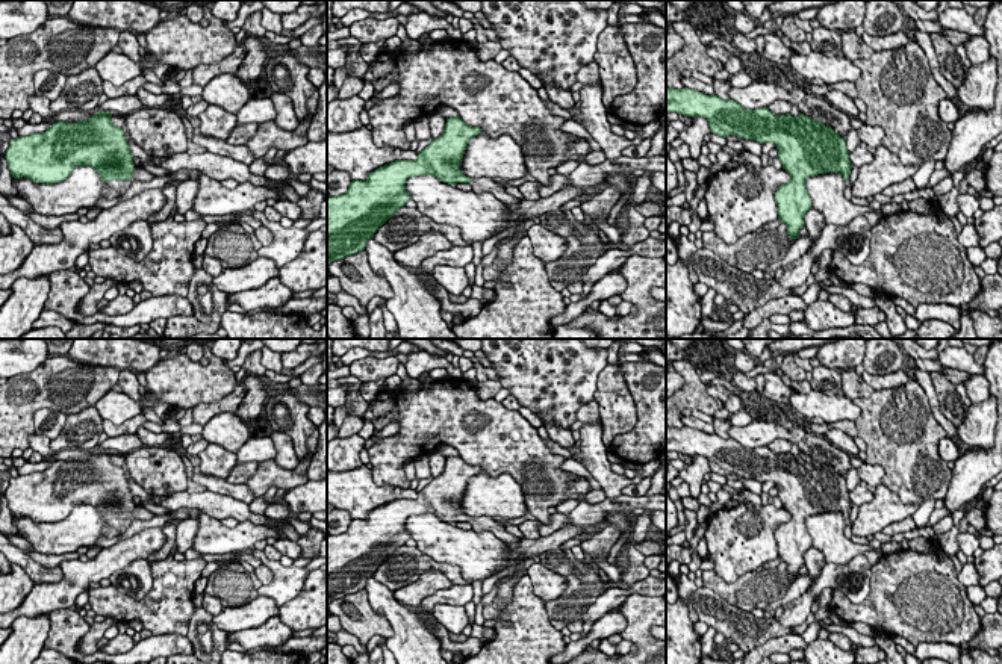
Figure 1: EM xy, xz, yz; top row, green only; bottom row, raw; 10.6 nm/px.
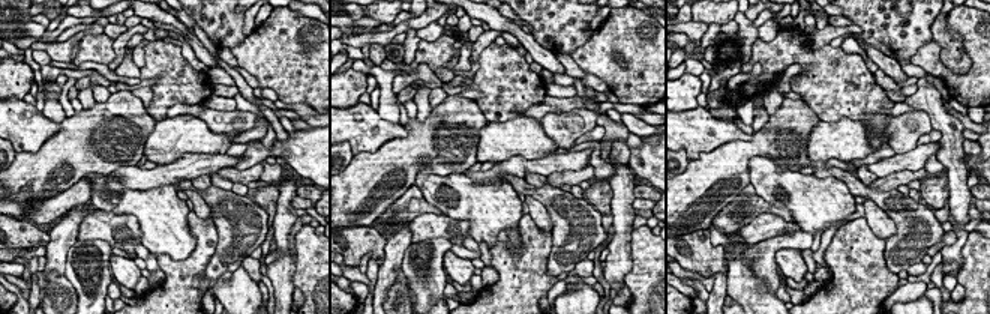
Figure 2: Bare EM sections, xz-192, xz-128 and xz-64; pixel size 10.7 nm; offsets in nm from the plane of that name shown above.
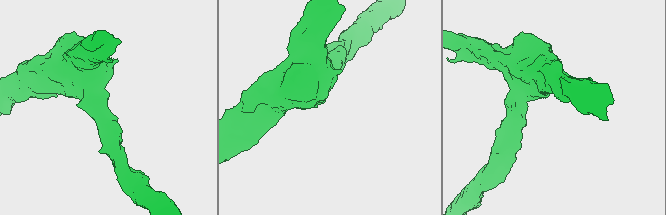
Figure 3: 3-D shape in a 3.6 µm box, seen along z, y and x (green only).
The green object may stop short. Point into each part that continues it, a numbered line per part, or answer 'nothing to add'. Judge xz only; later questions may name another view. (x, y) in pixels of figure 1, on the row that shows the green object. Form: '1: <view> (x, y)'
1: xz (479, 185)

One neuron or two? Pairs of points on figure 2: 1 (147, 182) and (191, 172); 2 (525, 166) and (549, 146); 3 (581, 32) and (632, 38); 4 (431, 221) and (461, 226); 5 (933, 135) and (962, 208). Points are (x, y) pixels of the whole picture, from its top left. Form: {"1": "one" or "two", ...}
{"1": "one", "2": "two", "3": "two", "4": "one", "5": "two"}

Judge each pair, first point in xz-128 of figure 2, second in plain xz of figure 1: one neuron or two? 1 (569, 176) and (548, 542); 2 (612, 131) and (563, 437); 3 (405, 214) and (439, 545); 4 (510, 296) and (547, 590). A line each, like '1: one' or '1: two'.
1: one
2: two
3: two
4: two

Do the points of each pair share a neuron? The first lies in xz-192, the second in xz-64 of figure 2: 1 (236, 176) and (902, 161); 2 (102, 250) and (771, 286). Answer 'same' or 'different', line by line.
1: different
2: same

